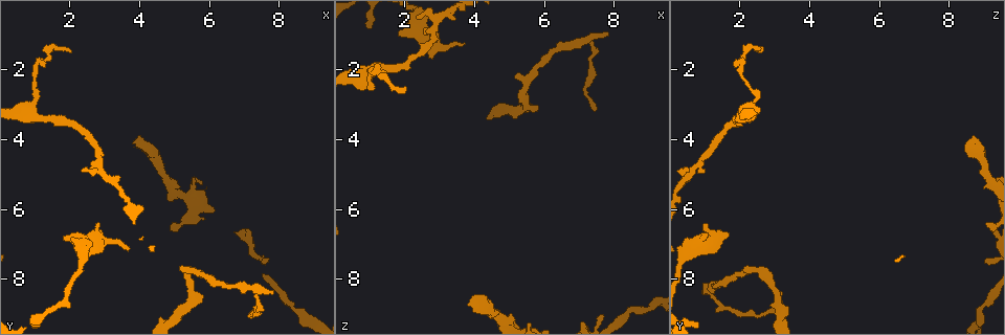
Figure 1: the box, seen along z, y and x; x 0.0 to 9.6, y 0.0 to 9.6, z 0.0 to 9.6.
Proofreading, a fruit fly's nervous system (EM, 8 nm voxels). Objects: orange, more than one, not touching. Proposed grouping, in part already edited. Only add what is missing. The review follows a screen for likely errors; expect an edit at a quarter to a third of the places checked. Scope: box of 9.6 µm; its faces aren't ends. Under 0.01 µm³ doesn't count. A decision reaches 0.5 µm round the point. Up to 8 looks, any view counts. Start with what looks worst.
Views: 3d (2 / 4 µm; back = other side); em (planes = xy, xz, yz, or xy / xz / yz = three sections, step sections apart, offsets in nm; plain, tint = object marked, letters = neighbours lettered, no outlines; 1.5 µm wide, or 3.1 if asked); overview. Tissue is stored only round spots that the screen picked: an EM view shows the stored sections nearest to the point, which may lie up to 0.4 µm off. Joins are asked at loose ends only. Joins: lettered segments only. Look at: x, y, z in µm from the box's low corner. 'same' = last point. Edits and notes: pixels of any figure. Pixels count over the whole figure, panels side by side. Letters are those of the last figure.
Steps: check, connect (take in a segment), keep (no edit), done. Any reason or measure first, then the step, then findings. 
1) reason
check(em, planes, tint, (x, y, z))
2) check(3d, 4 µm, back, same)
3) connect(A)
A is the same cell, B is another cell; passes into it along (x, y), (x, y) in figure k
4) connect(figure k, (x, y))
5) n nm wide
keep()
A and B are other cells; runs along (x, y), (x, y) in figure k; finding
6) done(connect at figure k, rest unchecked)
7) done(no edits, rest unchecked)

an open end
check(3d, 2 µm, (2.85, 6.45, 1.00))

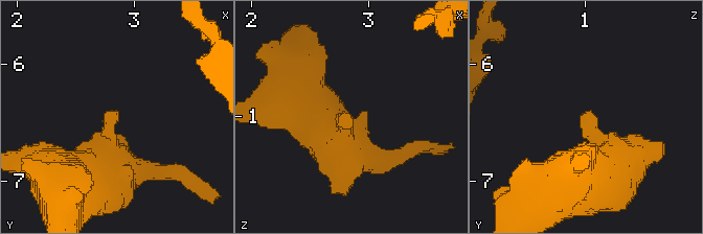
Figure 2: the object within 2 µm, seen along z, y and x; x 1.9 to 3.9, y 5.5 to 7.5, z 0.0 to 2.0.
need the tissue
check(em, xz, step 8, letters, (2.84, 6.42, 1.04))

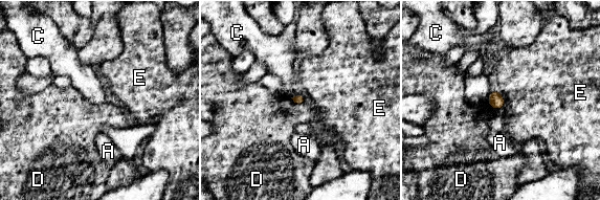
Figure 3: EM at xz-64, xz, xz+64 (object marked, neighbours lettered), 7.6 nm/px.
keep()
A, C, D and E are other cells; border along (487, 102), (495, 109) in figure 3; none of them fits

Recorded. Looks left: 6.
check(3d, 4 µm, back, (5.05, 6.35, 9.00))

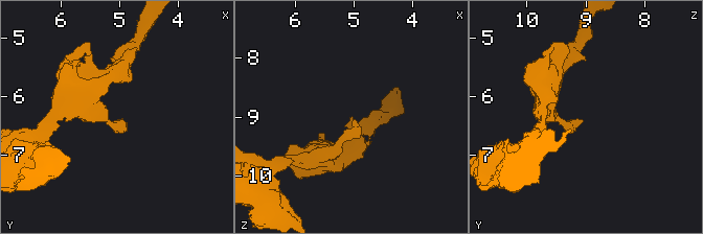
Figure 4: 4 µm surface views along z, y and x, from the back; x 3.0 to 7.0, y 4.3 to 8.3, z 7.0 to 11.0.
check(em, yz, step 4, tint, (5.00, 6.40, 9.05))

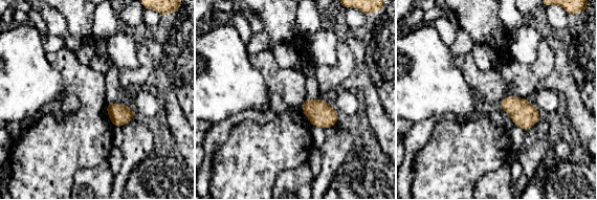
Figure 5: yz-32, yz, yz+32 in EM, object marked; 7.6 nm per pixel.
check(em, planes, letters, same)

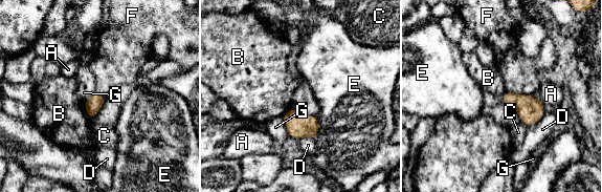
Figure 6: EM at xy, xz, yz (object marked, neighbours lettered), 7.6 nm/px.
keep()
A, B, C, D, E, F and G are other cells; border along (84, 101), (84, 107), (90, 120) in figure 6; none of them fits

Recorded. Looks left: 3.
an open end
check(3d, 2 µm, (7.90, 8.40, 0.90))

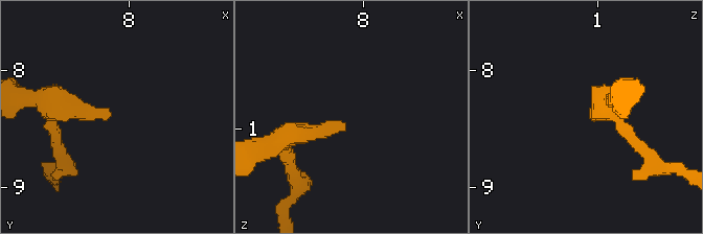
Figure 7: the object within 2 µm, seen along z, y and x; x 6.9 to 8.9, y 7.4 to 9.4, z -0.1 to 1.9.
now the EM
check(em, xz, step 8, tint, (7.86, 8.38, 0.94))

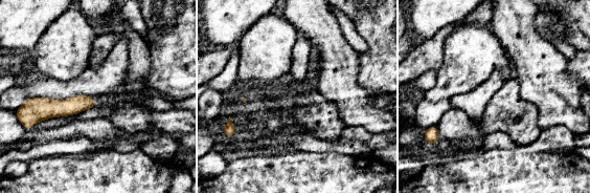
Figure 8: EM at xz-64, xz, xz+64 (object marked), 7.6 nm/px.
check(em, planes, letters, same)

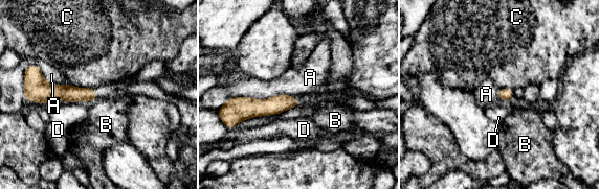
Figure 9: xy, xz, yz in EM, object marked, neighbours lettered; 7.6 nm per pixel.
keep()
A, B, C and D are other cells; border along (294, 95), (226, 99) in figure 9; no lettered segment goes on from it

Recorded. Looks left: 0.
done(no edits, rest unchecked)

